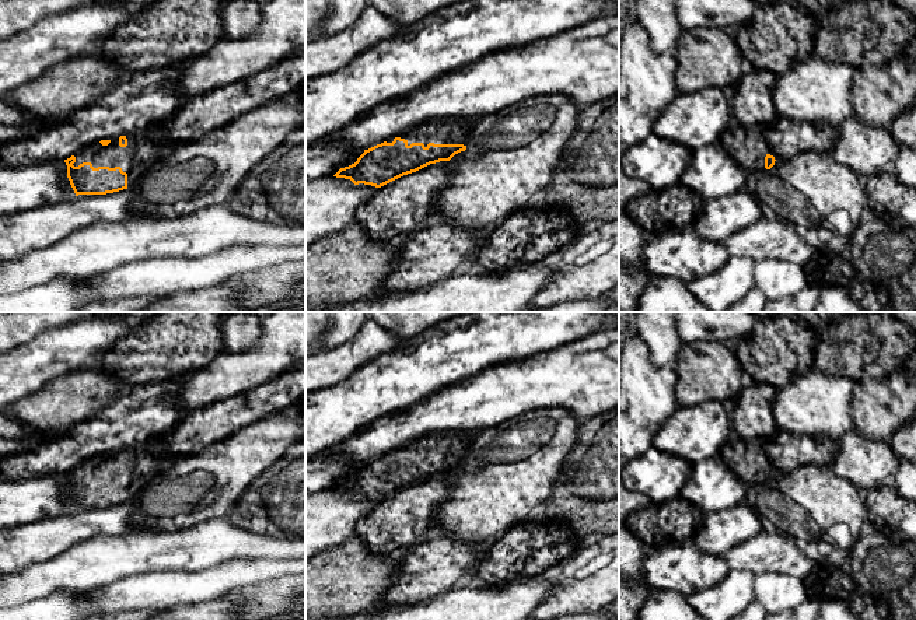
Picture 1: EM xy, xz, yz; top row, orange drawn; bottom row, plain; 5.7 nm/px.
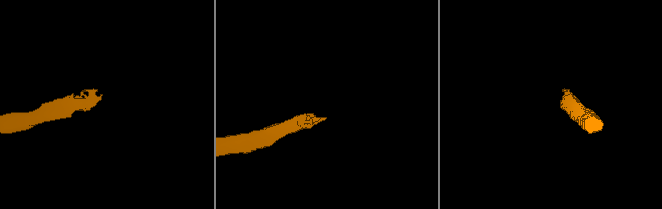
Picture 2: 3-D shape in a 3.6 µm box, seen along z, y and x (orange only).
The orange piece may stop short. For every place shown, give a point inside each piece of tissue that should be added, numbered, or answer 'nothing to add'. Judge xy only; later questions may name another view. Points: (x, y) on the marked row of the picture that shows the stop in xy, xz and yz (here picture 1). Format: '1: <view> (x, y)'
1: xy (142, 153)

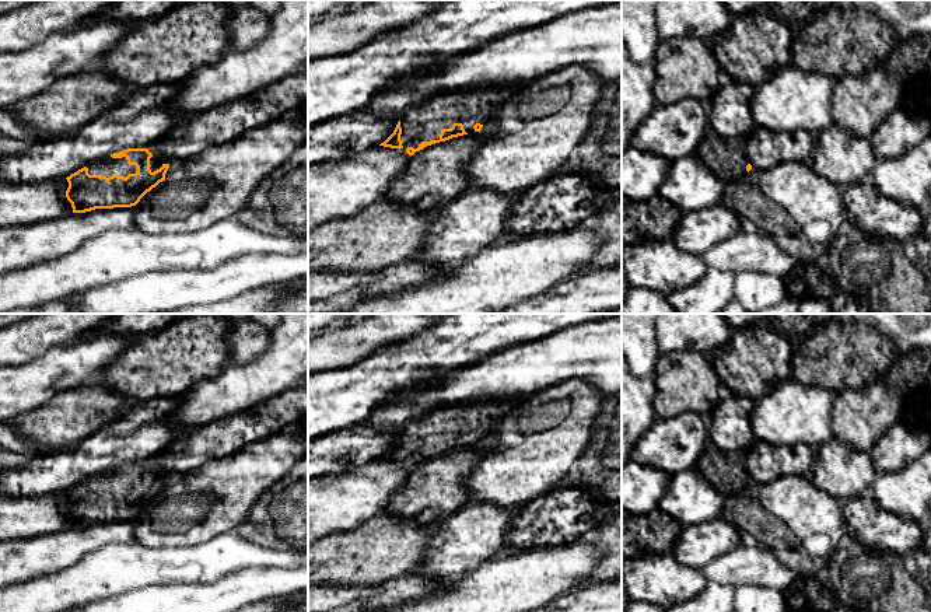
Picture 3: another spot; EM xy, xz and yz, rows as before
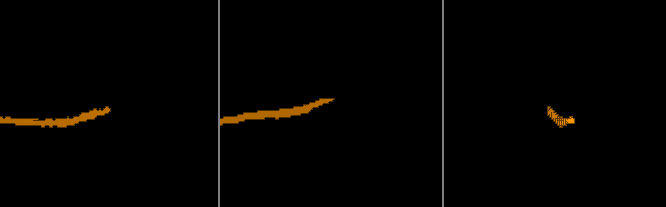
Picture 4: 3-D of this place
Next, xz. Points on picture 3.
1: xz (424, 122)

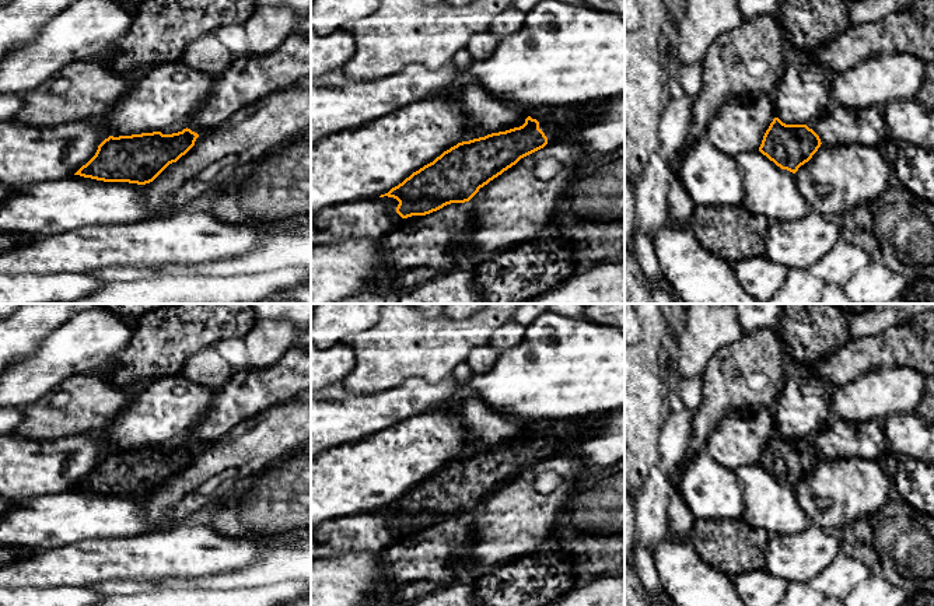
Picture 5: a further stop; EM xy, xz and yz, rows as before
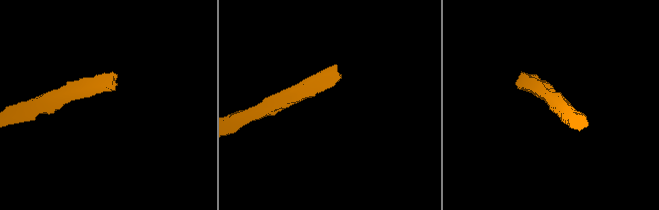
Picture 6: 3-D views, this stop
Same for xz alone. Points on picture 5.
1: xz (555, 122)

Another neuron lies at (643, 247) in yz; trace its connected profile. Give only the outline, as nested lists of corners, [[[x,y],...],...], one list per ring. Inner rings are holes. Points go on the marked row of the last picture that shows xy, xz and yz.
[[[636,224],[633,231],[633,251],[643,274],[647,277],[650,290],[662,290],[675,300],[674,288],[660,270],[653,238],[643,234]]]

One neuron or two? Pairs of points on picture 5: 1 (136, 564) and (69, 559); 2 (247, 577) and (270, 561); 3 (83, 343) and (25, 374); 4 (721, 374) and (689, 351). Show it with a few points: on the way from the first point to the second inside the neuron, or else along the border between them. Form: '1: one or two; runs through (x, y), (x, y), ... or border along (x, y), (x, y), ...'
1: one; runs through (119, 560), (86, 560)
2: one; runs through (252, 575), (265, 567)
3: one; runs through (69, 351), (39, 374)
4: two; border along (734, 343), (723, 347), (710, 360), (702, 377)

